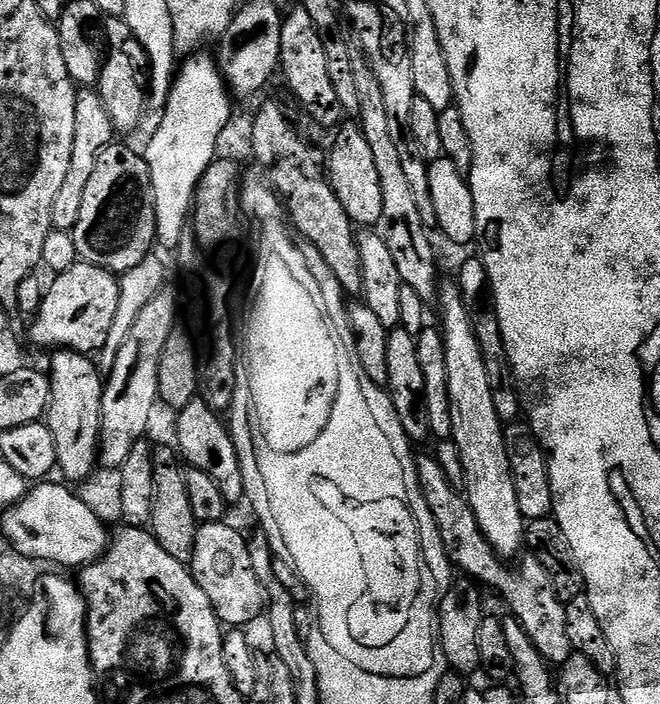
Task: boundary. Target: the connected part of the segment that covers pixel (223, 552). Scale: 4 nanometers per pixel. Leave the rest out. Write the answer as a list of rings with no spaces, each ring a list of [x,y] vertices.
[[[228,522],[197,527],[190,571],[198,586],[206,590],[206,598],[210,598],[221,625],[248,626],[244,624],[265,615],[268,595],[262,590],[262,582],[258,582],[258,574],[254,574],[248,540],[242,533],[235,532]]]

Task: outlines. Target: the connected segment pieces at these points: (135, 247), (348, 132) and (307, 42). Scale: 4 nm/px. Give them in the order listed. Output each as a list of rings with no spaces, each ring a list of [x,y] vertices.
[[[113,142],[107,144],[98,154],[98,166],[94,166],[94,175],[90,178],[90,183],[86,186],[86,195],[82,198],[82,214],[78,214],[78,226],[74,226],[71,230],[74,246],[76,247],[76,255],[83,262],[92,265],[98,265],[100,268],[106,268],[113,274],[131,273],[134,268],[140,268],[144,263],[145,257],[147,257],[156,239],[156,215],[153,208],[153,196],[152,196],[152,183],[149,180],[149,164],[145,155],[140,155],[132,148],[127,148],[124,144],[119,142]]]
[[[341,123],[334,135],[336,137],[332,140],[332,149],[326,152],[328,185],[334,194],[338,194],[338,202],[342,202],[342,210],[346,210],[353,225],[364,230],[371,229],[379,225],[382,218],[382,181],[378,178],[374,153],[366,143],[366,134],[362,134],[359,123]]]
[[[293,6],[283,13],[282,42],[280,43],[279,71],[284,72],[284,80],[292,91],[292,96],[304,107],[304,112],[316,124],[321,124],[329,130],[335,129],[341,123],[342,113],[338,102],[338,93],[334,91],[334,82],[330,82],[330,74],[326,63],[326,50],[322,42],[322,34],[318,34],[318,26],[314,26],[314,18],[302,6]]]

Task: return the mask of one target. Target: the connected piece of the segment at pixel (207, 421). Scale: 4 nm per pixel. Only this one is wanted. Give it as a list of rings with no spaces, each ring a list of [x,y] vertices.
[[[197,398],[179,409],[175,416],[176,441],[174,444],[179,455],[191,467],[204,471],[209,478],[214,478],[214,482],[218,482],[218,490],[222,490],[222,498],[226,498],[229,506],[236,506],[239,500],[243,501],[245,492],[239,454],[232,440],[229,425],[222,419],[221,413],[215,412],[206,401]]]

